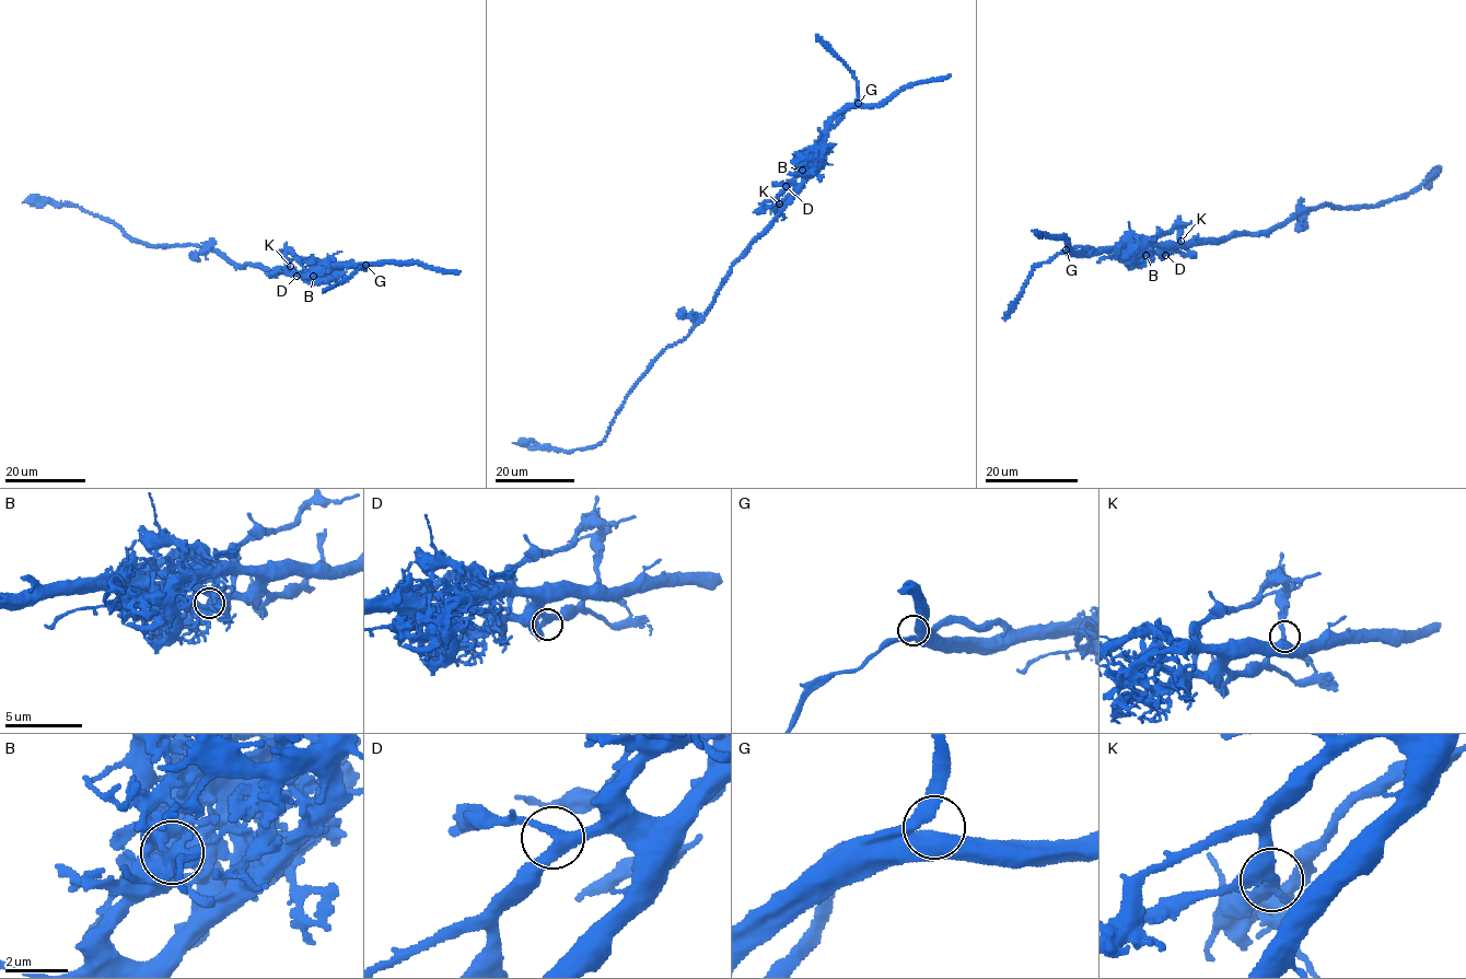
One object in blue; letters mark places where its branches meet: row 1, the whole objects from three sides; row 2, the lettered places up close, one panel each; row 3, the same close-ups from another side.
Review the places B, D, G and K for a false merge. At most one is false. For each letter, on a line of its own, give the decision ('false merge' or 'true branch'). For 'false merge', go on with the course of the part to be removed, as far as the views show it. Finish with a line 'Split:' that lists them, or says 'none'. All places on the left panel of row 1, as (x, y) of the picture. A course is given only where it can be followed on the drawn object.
B: false merge; course (314, 275), (325, 267), (350, 261), (410, 263), (460, 271)
D: true branch
G: true branch
K: true branch
Split: B

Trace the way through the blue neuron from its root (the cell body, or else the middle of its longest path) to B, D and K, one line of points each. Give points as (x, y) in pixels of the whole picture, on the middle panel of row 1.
B: (729, 271), (791, 198), (795, 191), (795, 179), (802, 170)
D: (729, 271), (795, 191), (793, 186), (786, 186)
K: (729, 271), (791, 198), (795, 191), (793, 186), (784, 188), (778, 197), (779, 204)

